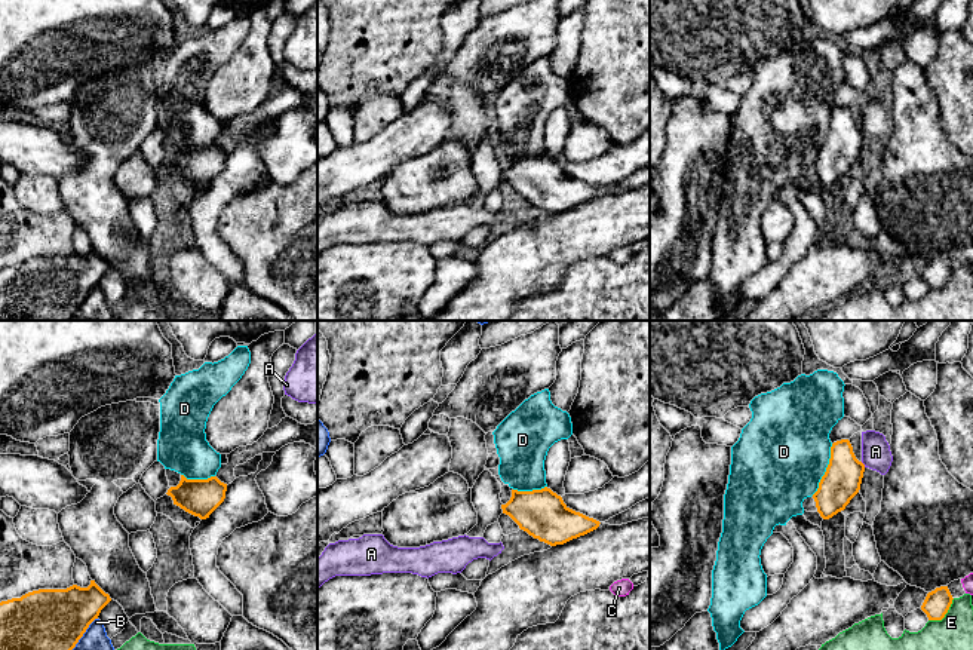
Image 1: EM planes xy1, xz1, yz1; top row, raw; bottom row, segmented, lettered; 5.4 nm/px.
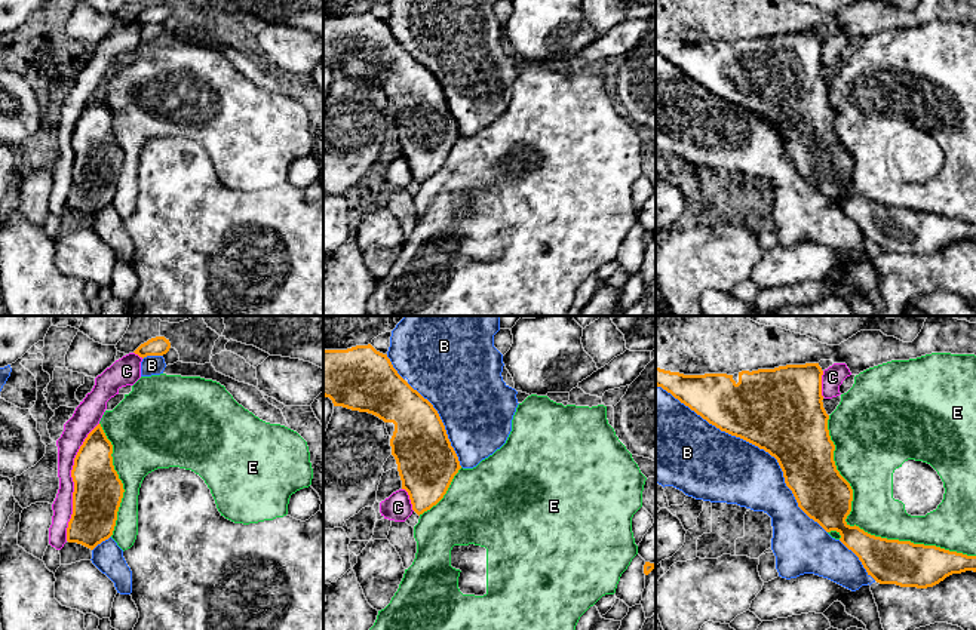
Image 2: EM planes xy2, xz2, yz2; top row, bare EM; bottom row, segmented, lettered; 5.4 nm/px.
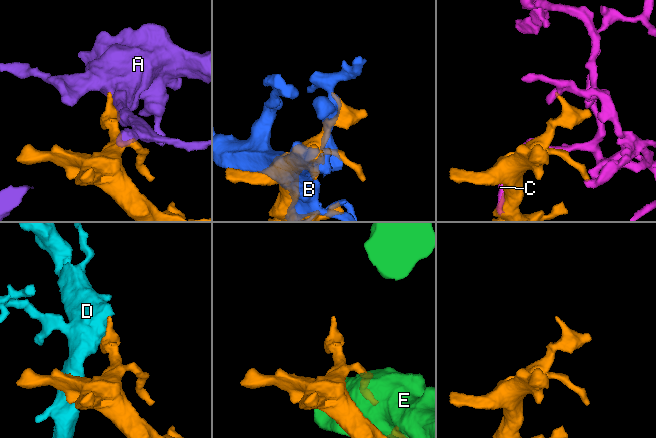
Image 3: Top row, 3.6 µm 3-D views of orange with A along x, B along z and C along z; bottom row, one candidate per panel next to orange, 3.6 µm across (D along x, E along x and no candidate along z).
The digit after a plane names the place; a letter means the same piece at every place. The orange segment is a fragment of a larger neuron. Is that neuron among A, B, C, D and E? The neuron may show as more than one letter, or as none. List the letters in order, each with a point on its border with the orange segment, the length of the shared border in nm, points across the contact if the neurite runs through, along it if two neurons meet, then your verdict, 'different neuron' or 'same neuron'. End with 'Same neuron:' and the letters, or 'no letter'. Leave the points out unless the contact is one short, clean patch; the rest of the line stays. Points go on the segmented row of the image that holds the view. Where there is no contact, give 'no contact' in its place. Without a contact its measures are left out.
A: contact yz1 (863, 465); length 40 nm; border yz1 (861, 462), (865, 466); different neuron
B: contact yz2 (754, 443); length 1250 nm; different neuron
C: contact xy2 (73, 481); length 650 nm; different neuron
D: contact yz1 (826, 469); length 300 nm; different neuron
E: contact yz2 (858, 526); length 1100 nm; different neuron
Same neuron: no letter

